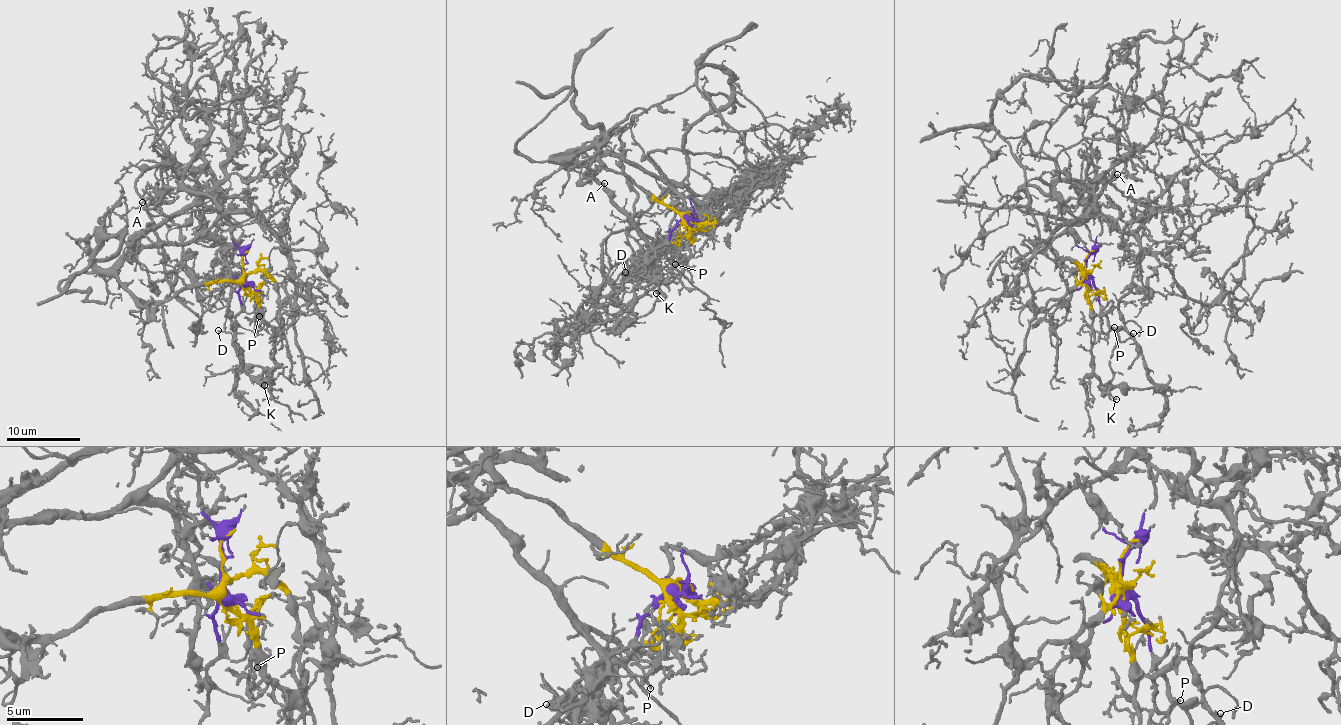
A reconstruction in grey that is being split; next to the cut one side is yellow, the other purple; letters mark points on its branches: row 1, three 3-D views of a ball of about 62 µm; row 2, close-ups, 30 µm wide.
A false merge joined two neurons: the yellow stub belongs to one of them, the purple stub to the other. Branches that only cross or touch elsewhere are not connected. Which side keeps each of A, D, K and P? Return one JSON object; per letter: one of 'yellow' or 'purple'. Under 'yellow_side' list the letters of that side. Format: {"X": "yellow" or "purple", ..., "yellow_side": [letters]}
{"A": "yellow", "D": "purple", "K": "yellow", "P": "yellow", "yellow_side": ["A", "K", "P"]}

